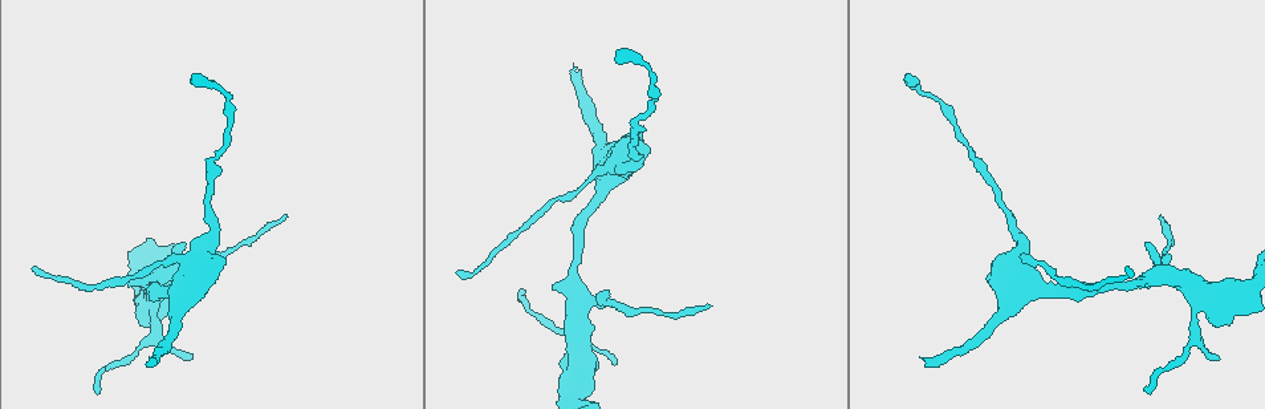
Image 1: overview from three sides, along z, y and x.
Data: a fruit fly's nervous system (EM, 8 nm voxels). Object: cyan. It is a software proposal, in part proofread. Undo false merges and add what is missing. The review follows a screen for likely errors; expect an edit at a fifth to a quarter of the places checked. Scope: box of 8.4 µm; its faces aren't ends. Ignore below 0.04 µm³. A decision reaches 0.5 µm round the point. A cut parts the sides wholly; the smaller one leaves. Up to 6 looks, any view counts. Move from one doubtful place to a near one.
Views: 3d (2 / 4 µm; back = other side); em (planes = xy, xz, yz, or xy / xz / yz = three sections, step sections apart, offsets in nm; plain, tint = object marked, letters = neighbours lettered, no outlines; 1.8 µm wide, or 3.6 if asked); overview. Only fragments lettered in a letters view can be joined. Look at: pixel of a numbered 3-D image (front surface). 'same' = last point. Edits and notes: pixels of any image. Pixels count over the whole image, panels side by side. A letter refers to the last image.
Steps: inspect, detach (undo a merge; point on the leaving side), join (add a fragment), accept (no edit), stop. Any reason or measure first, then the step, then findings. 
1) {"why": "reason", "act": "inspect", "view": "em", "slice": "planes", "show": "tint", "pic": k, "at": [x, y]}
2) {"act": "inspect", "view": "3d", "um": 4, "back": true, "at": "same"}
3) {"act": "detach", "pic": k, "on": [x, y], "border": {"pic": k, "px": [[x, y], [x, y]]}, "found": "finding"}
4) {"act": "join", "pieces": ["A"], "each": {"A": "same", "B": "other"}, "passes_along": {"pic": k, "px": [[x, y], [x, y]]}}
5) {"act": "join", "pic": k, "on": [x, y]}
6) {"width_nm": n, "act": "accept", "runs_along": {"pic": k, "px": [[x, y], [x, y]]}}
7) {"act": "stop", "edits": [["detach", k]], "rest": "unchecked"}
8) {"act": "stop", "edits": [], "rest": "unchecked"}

{"why": "free end", "act": "inspect", "view": "em", "slice": "planes", "show": "letters", "pic": 1, "at": [570, 72]}

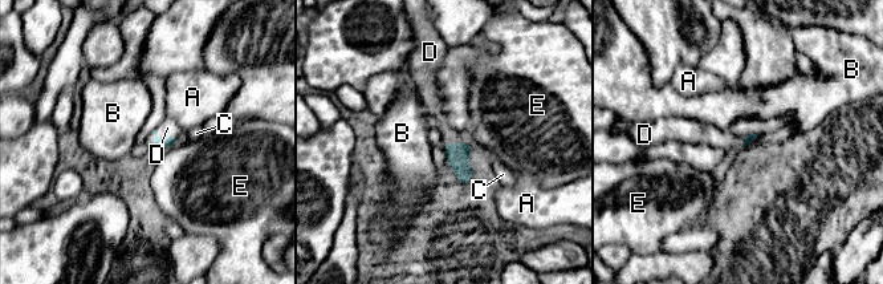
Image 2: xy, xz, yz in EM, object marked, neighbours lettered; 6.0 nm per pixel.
{"act": "join", "pieces": ["D"], "each": {"A": "other", "B": "other", "C": "other", "D": "same", "E": "other"}, "passes_along": {"pic": 2, "px": [[170, 141], [165, 138], [167, 128]]}, "found": "it goes on there"}

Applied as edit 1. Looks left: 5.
{"act": "inspect", "view": "overview"}

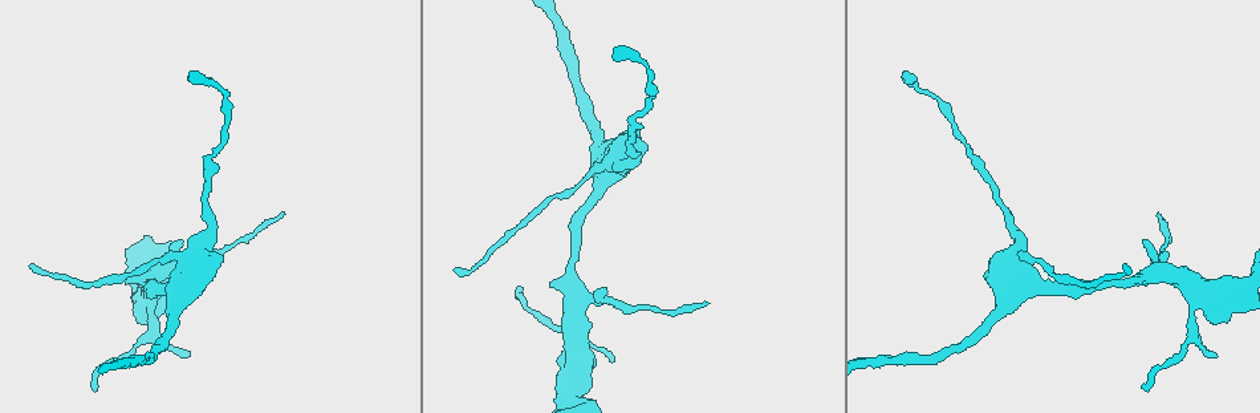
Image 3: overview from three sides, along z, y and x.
{"why": "thin end", "act": "inspect", "view": "3d", "um": 2, "pic": 3, "at": [185, 357]}

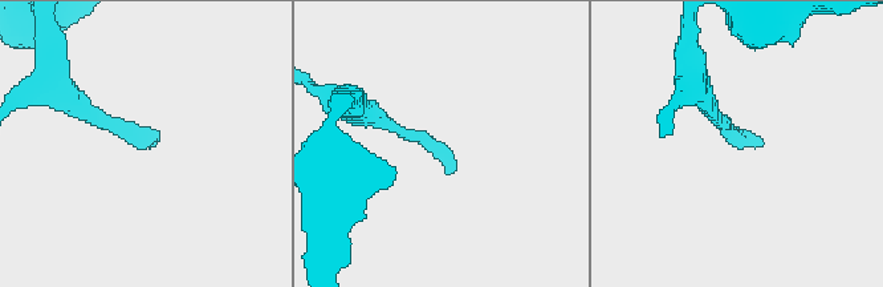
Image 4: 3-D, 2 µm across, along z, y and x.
{"act": "inspect", "view": "em", "slice": "planes", "show": "plain", "pic": 4, "at": [151, 145]}

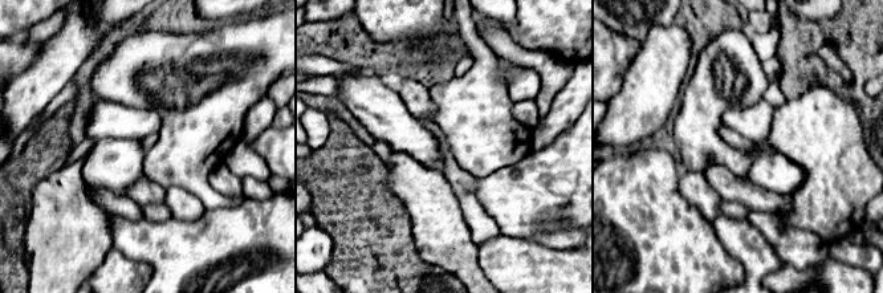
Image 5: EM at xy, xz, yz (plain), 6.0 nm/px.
{"act": "inspect", "view": "em", "slice": "planes", "show": "letters", "at": "same"}

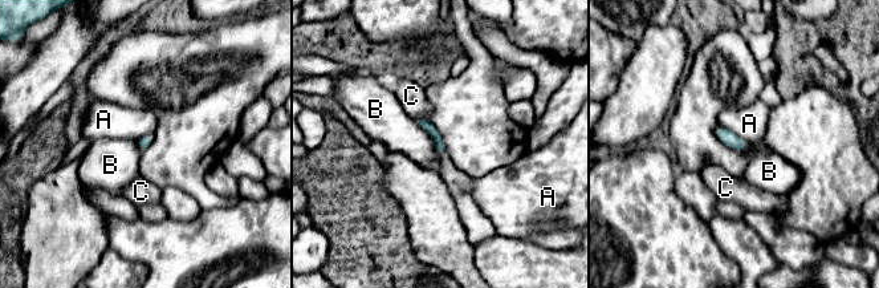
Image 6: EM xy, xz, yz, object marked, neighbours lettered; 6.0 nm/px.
{"longest_contact_nm": ["B", 280], "act": "accept", "each": {"A": "other", "B": "other", "C": "other"}, "border": {"pic": 6, "px": [[415, 120], [431, 137], [440, 155]]}, "found": "no lettered fragment goes on from it"}

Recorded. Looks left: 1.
{"act": "stop", "edits": [["join", 2]], "rest": "unchecked"}

